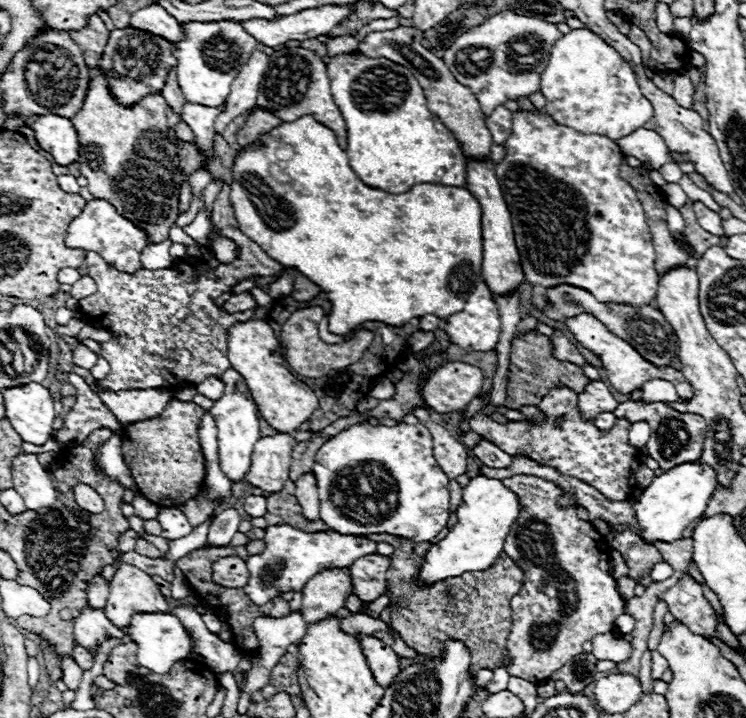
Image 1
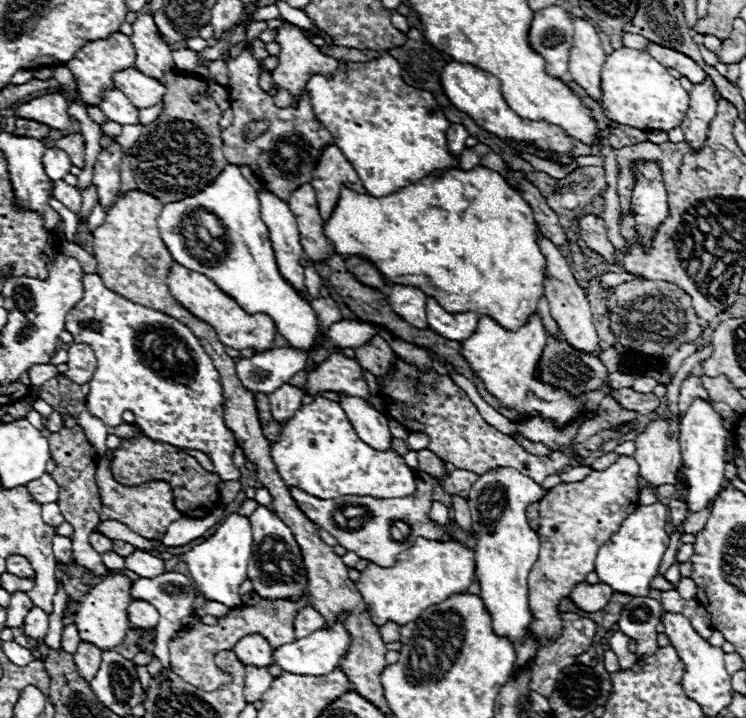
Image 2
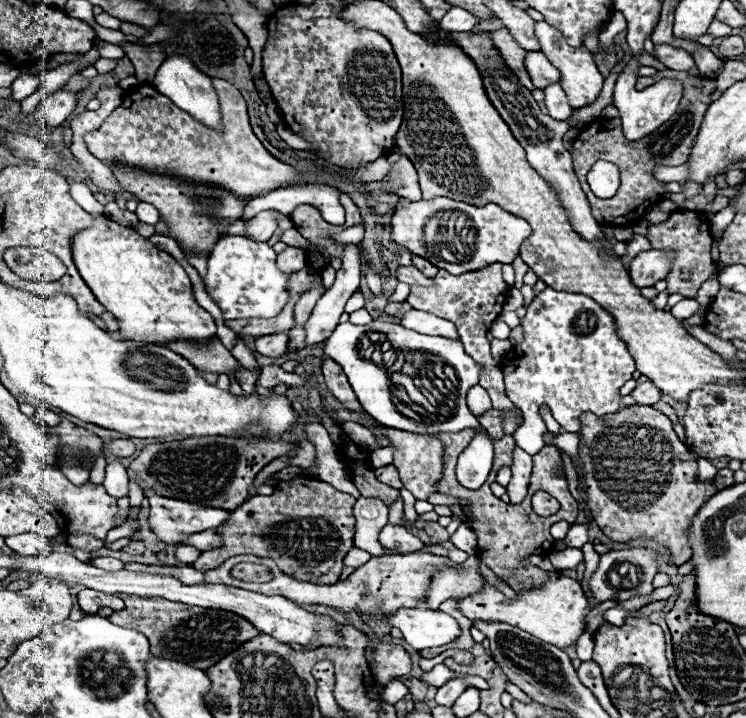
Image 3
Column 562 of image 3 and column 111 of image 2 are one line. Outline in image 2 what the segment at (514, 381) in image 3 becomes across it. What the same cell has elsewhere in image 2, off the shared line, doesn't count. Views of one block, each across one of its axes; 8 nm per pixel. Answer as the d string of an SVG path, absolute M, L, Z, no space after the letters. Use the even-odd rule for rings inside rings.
M84 274L84 296L72 312L66 316L66 330L72 334L74 342L88 344L97 358L97 368L90 381L90 394L86 396L88 412L100 418L108 428L124 424L122 414L130 410L138 418L138 428L152 440L168 442L184 450L204 452L212 464L214 472L224 480L238 480L240 470L232 462L236 450L236 436L224 422L224 396L220 374L214 368L210 356L202 348L196 334L172 316L158 310L134 304L128 298L108 290L98 274Z

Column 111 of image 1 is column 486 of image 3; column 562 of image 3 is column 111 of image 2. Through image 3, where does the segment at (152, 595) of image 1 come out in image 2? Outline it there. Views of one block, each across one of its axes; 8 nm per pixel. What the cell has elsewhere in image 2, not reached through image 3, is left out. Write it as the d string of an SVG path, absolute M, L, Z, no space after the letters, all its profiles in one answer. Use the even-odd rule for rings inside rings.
M114 574L100 580L98 586L94 586L88 594L82 596L82 602L76 606L76 614L74 614L74 624L82 642L96 644L102 650L114 648L124 642L126 632L130 630L130 620L128 620L128 606L132 602L130 586L132 580L128 580L122 574Z

